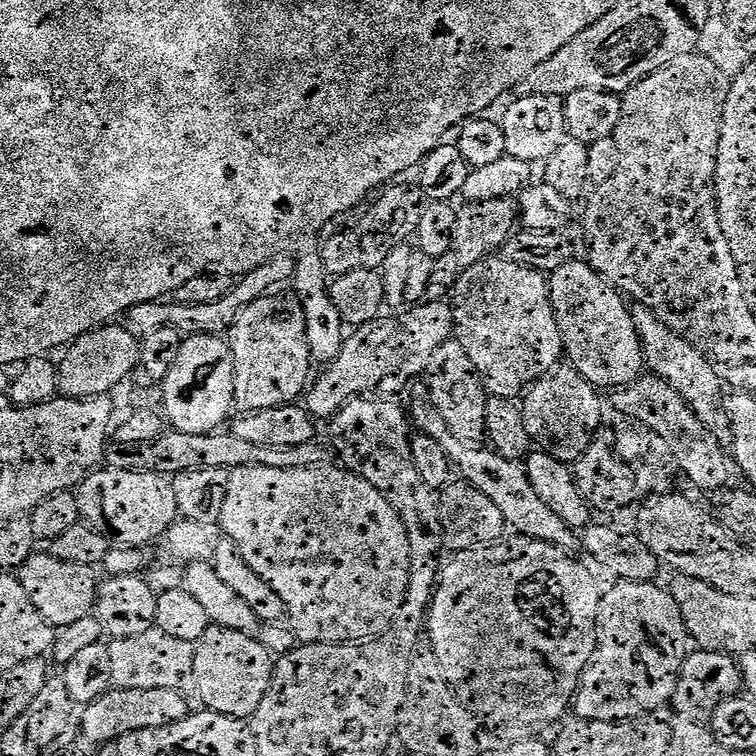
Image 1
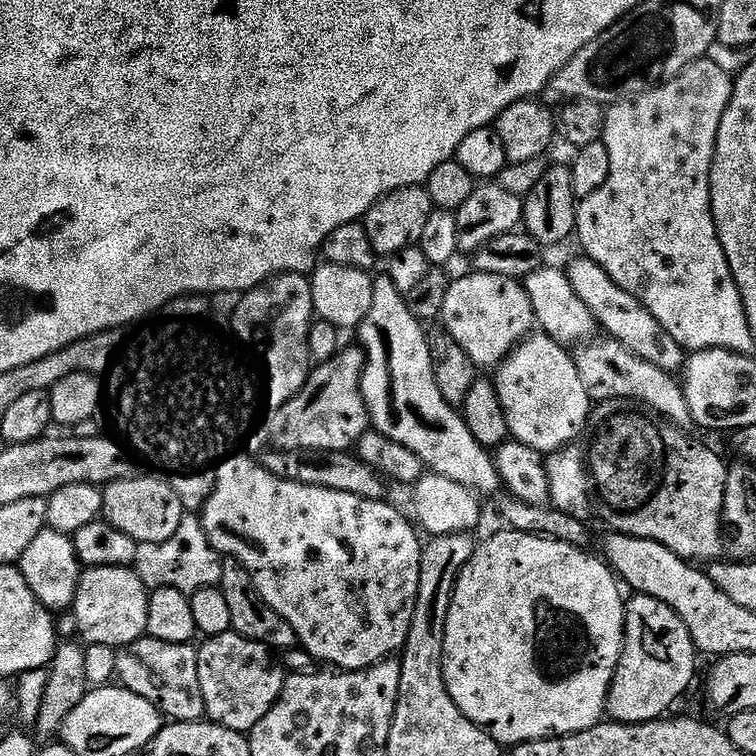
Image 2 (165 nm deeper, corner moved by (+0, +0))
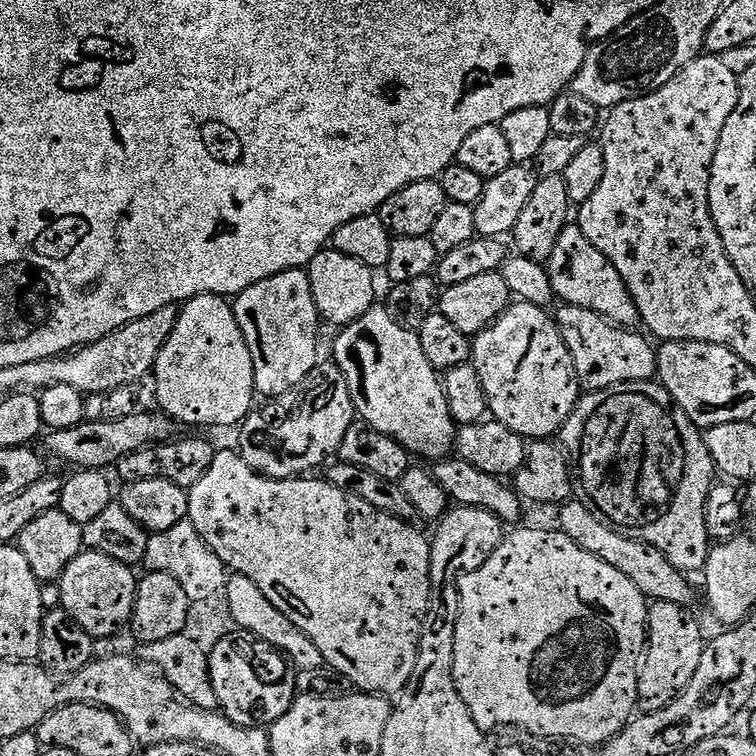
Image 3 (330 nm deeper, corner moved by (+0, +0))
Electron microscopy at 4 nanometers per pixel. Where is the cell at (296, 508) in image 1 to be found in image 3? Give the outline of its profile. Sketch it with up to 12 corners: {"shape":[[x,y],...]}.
{"shape":[[217,452],[188,518],[353,689],[399,694],[432,546]]}

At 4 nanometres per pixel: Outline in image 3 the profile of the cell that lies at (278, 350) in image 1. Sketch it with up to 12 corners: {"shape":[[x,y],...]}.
{"shape":[[307,271],[274,274],[234,307],[257,393],[284,396],[318,367]]}

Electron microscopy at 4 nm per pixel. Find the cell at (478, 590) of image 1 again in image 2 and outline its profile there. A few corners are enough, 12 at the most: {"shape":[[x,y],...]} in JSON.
{"shape":[[503,530],[446,614],[444,681],[515,746],[605,719],[626,596]]}

